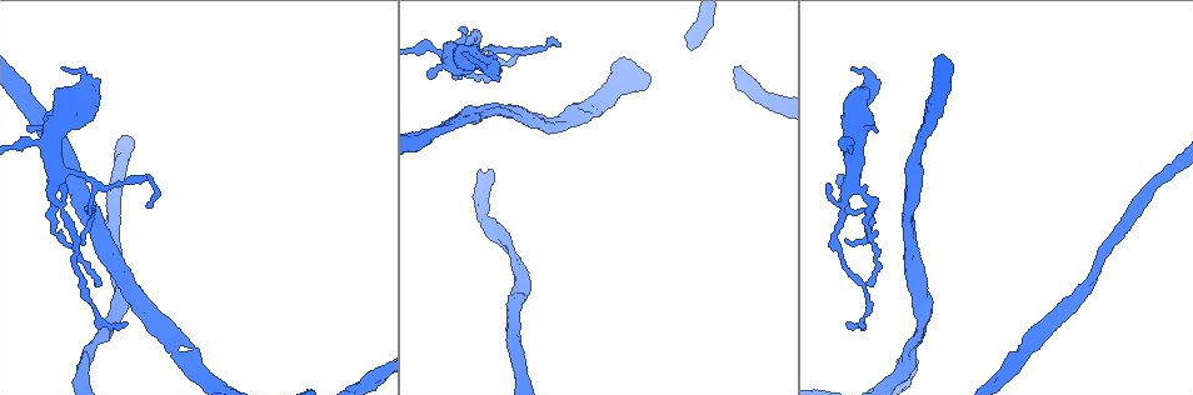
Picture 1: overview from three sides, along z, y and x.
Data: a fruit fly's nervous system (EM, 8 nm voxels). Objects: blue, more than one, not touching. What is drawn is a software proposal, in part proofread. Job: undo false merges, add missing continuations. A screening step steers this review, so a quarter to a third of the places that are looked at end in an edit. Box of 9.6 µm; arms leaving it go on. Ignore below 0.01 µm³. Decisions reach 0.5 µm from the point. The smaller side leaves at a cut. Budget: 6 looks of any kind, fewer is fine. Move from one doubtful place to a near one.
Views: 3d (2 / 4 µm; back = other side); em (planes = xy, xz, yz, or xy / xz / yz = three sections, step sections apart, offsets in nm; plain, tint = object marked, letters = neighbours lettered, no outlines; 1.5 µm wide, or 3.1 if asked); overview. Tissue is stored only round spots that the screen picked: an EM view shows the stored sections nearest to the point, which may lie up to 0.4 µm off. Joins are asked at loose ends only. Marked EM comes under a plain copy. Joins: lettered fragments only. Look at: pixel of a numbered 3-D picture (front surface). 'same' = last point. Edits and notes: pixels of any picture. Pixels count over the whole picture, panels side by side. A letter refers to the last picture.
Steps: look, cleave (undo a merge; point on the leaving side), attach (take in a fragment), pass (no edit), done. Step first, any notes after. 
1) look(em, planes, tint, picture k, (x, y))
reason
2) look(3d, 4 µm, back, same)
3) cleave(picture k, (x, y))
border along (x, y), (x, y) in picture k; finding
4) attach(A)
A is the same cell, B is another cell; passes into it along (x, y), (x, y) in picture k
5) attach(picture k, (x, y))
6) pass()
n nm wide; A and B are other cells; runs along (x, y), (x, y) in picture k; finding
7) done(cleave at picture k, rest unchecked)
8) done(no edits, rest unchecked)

look(em, xy, step 8, tint, picture 1, (845, 204))
calibre changes

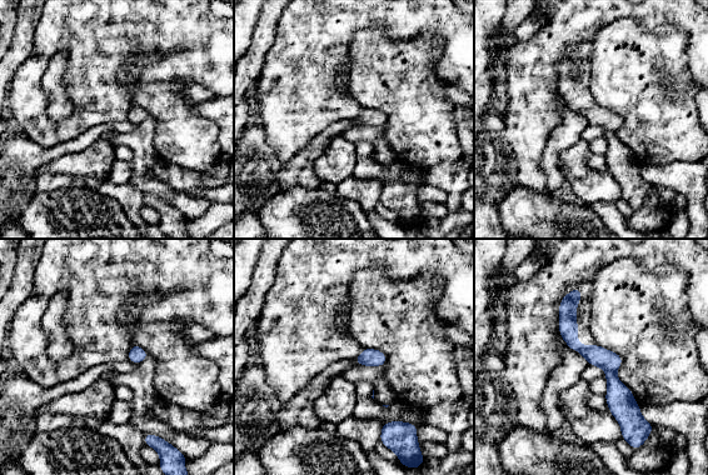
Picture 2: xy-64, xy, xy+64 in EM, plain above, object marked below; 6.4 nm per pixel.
look(em, planes, letters, same)

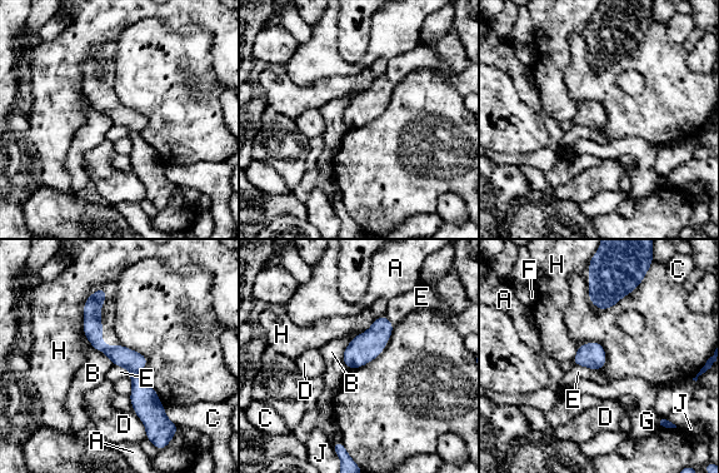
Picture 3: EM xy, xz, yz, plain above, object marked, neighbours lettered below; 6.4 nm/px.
pass()
140 nm wide; H touches over 420 nm; A, B, C, D, E, F, G, H and J are other cells; all the same neuron

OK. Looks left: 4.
look(em, xz, step 4, tint, picture 1, (146, 205))
thin end

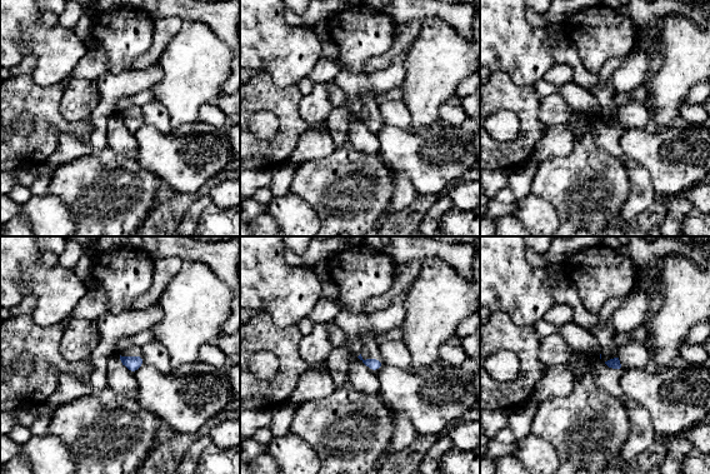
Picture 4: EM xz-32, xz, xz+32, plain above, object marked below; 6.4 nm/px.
look(em, xy, step 8, letters, same)
another direction

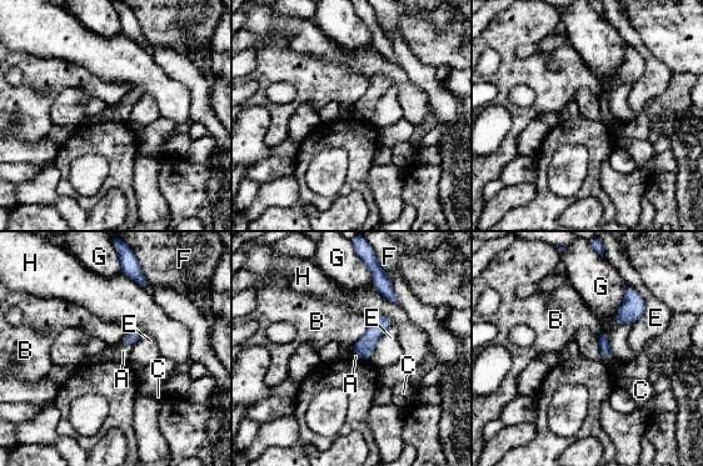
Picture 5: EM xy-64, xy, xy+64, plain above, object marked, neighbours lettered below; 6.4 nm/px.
attach(A)
A is the same cell, B, C, E, F, G and H are other cells; passes into it along (133, 335), (128, 344), (123, 351) in picture 5; the neuron continues

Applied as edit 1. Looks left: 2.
look(overview)

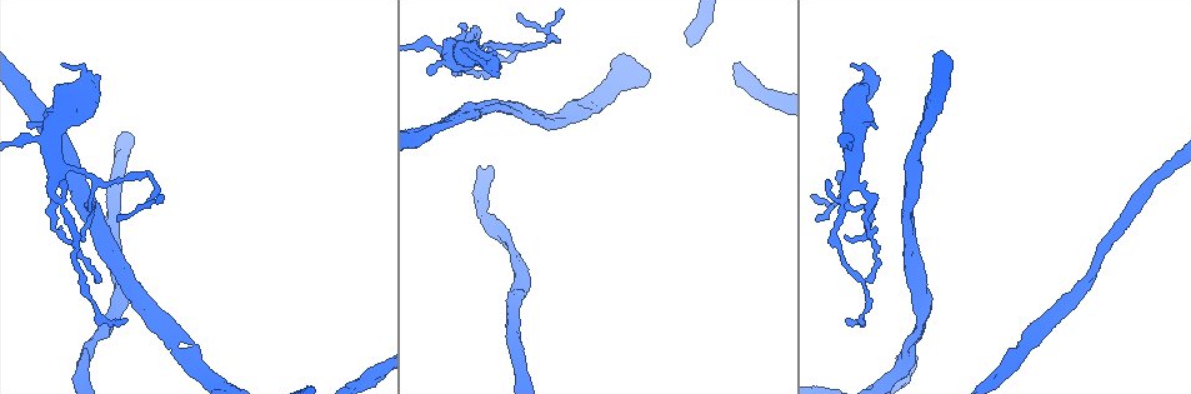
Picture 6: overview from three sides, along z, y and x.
look(em, xz, step 8, letters, picture 6, (524, 45))
free end

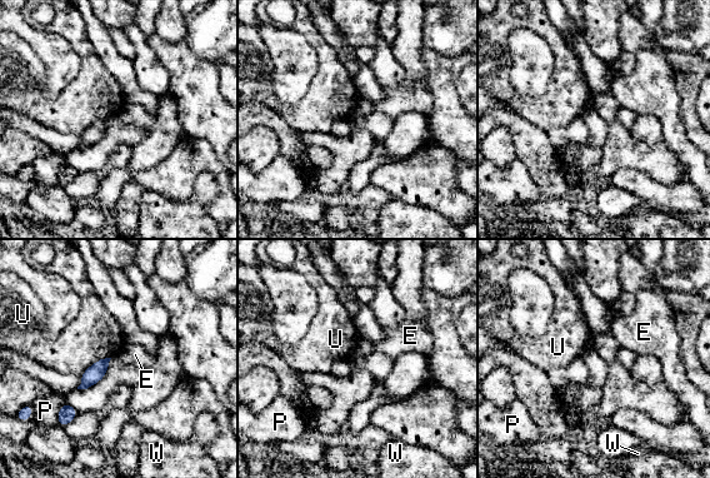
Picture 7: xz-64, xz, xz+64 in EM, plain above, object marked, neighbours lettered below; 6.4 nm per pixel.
pass()
U touches over 240 nm; E, P, U and W are other cells; none of them fits

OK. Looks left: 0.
done(attach at picture 5, rest unchecked)

